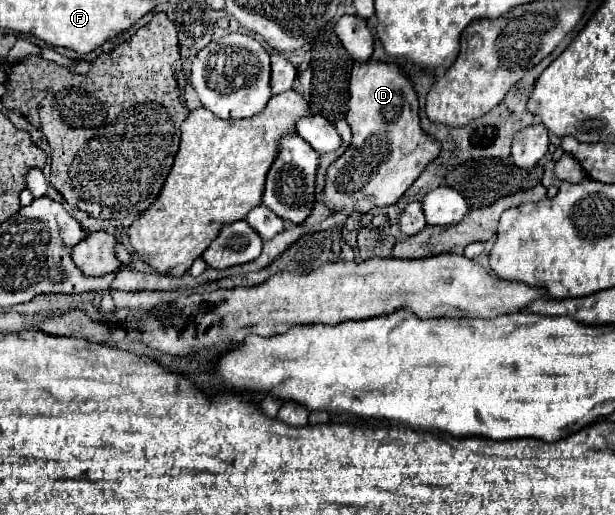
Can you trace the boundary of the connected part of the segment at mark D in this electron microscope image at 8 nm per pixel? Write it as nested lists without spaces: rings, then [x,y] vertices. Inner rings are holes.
[[[368,60],[364,64],[354,64],[352,78],[350,78],[350,98],[348,98],[348,112],[346,120],[352,130],[352,142],[346,148],[346,152],[328,166],[326,170],[326,182],[322,192],[322,202],[332,212],[368,212],[378,206],[390,206],[396,204],[396,200],[410,188],[410,184],[420,176],[420,172],[432,162],[440,148],[438,142],[426,136],[420,128],[418,118],[418,98],[416,92],[404,74],[400,74],[400,68],[386,62],[374,62]]]

